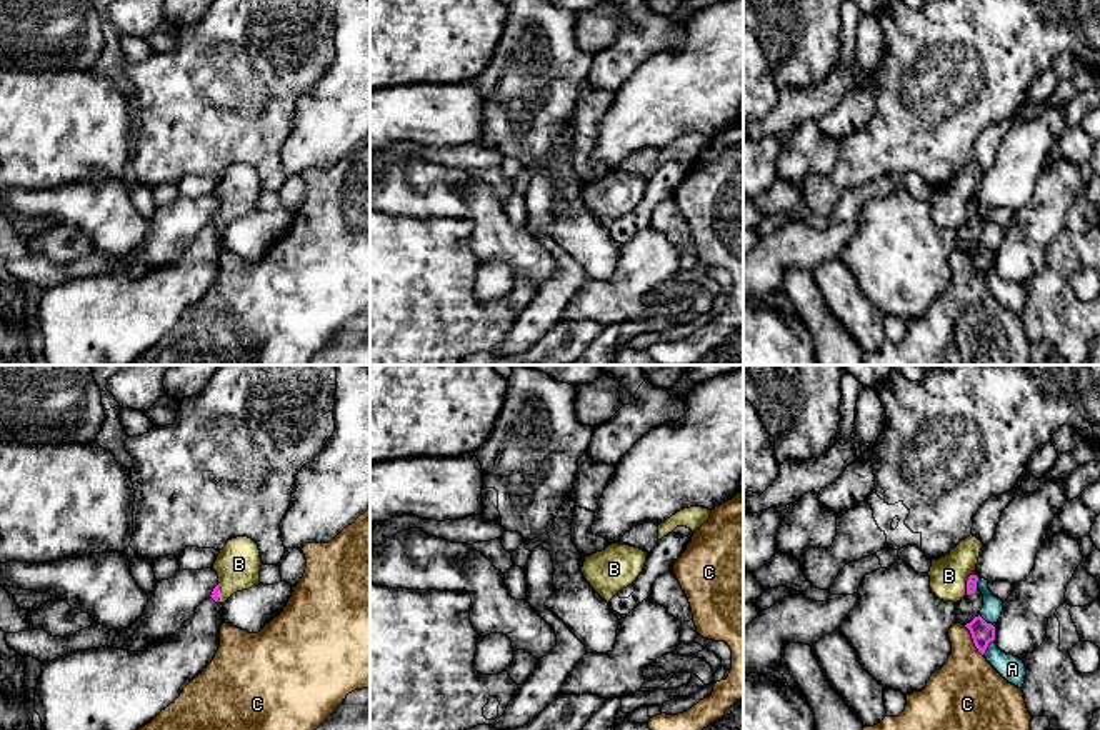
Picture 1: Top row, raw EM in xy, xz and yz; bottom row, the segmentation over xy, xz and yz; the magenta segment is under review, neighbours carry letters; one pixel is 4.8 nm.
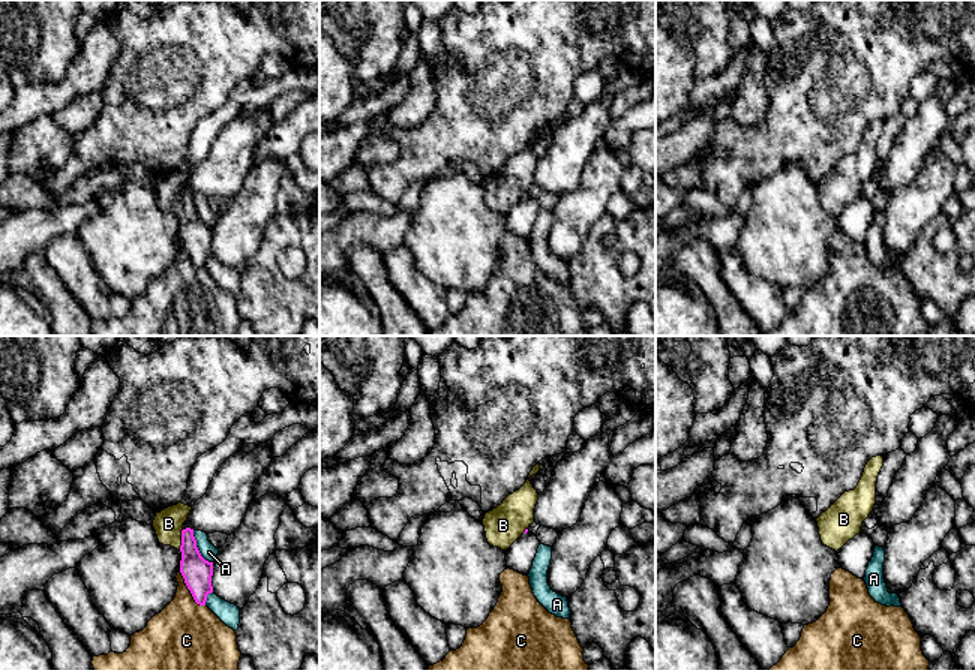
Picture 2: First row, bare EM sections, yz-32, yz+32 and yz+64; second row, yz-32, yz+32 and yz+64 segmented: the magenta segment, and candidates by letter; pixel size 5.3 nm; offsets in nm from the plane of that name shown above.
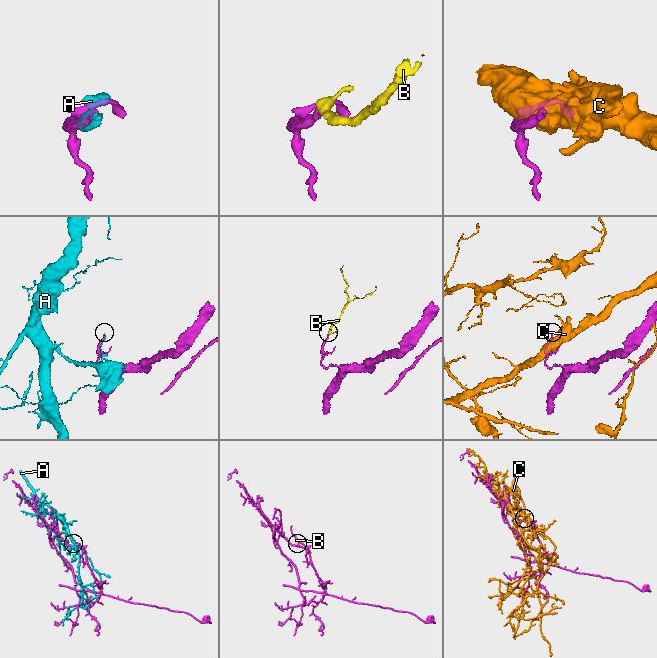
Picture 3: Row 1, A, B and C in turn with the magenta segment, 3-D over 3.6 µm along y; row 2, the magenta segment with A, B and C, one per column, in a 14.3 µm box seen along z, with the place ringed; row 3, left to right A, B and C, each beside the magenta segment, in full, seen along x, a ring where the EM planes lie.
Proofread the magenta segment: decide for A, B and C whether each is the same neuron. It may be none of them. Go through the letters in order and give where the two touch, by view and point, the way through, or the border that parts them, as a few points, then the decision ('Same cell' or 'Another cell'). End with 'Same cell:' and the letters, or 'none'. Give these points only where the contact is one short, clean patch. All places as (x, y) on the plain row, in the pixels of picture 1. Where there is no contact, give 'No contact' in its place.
A: Touches magenta at yz (987, 272). Another cell
B: Touches magenta at yz (967, 210). Path across: yz (972, 207), (967, 210), (949, 202). Same cell
C: Touches magenta at yz (974, 267). Another cell
Same cell: B

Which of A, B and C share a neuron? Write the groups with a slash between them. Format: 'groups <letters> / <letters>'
groups A / B / C

